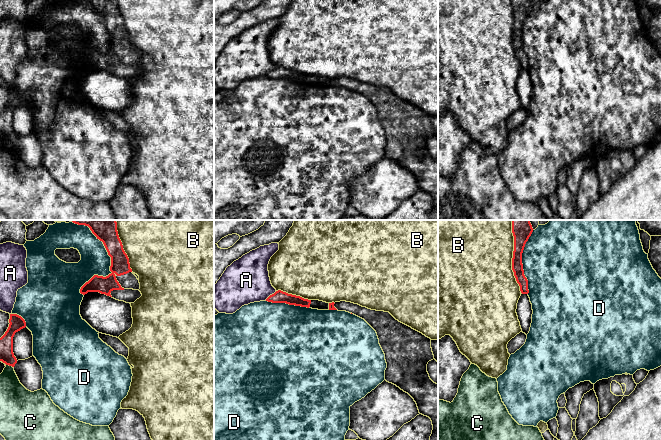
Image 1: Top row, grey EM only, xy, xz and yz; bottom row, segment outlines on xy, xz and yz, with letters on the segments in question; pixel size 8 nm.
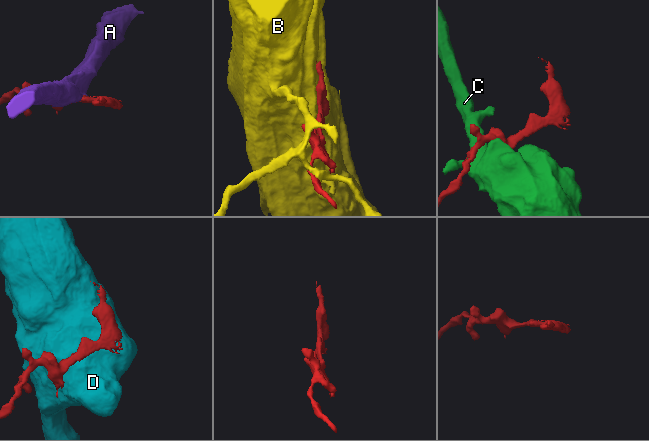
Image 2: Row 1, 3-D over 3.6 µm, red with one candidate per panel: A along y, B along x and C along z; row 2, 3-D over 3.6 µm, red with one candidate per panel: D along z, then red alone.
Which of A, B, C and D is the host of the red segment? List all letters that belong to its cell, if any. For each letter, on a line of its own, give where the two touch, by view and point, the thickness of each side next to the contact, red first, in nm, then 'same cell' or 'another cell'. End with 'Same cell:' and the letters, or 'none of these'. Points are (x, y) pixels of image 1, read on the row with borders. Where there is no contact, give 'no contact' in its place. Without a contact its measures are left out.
A: contact xz (270, 295); calibres 100 and 360 nm; another cell
B: contact yz (513, 256); calibres 160 and 480 nm; another cell
C: contact xy (9, 365); calibres 110 and 220 nm; another cell
D: contact xy (111, 261); calibres 180 and 220 nm; another cell
Same cell: none of these

